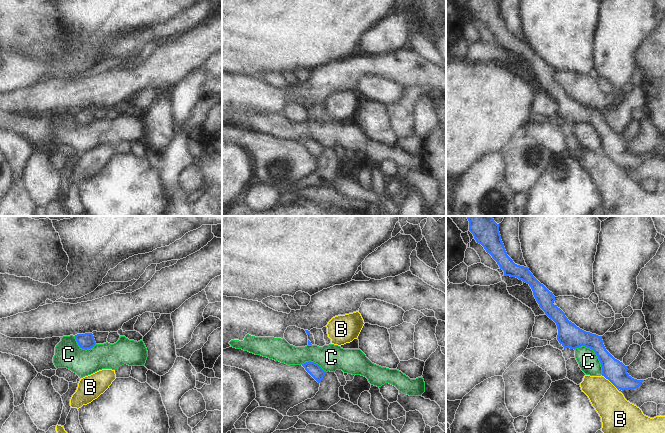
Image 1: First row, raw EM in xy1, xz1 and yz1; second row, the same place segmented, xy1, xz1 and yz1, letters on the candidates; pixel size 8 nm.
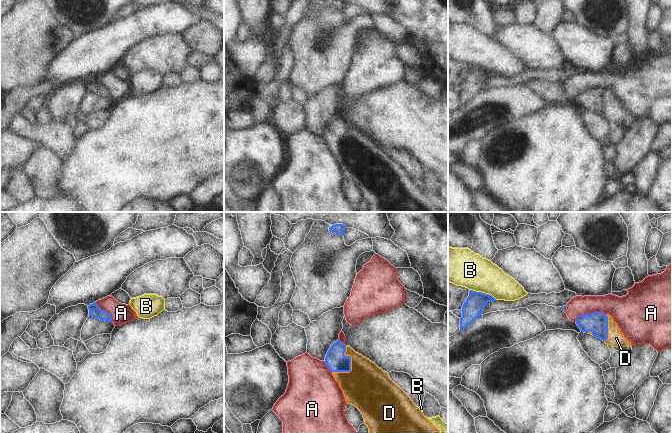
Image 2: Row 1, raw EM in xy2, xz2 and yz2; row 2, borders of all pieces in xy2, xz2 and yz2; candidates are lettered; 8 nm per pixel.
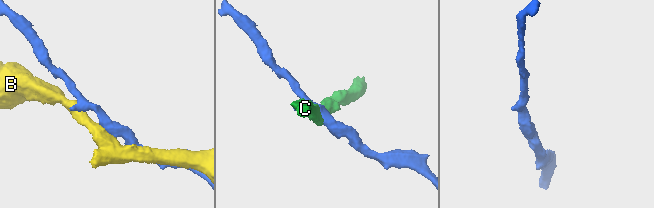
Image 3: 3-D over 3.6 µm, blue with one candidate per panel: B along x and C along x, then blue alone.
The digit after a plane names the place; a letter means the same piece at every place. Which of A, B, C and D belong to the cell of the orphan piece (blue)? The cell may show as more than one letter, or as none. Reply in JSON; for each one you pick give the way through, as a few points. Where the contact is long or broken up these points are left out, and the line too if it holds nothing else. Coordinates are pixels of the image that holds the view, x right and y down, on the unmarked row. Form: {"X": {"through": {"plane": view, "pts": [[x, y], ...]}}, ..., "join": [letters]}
{"D": {"through": {"plane": "xz2", "pts": [[335, 136], [341, 136], [350, 142], [369, 164]]}}, "join": ["D"]}

